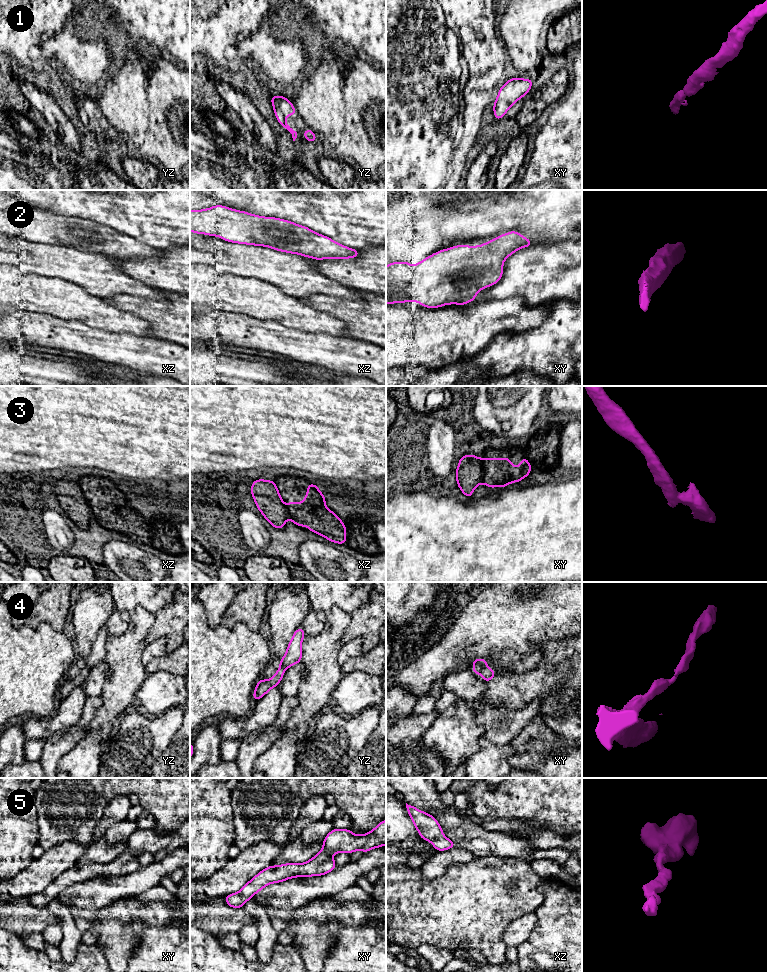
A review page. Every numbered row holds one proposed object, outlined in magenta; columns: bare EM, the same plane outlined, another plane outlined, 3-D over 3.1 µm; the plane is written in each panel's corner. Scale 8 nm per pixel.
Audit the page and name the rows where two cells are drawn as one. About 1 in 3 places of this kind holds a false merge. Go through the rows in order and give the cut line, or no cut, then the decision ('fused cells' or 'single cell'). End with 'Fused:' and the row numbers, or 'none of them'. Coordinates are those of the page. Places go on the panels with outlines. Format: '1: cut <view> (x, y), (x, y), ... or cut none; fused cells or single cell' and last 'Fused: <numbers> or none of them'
1: cut none; single cell
2: cut none; single cell
3: cut xy (481, 459), (482, 481); fused cells
4: cut none; single cell
5: cut none; single cell
Fused: 3

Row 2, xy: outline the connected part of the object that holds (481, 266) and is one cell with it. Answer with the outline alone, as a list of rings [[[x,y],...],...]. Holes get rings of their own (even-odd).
[[[511,231],[483,245],[441,250],[414,266],[390,263],[386,266],[386,304],[416,301],[437,308],[469,303],[480,290],[501,279],[503,262],[512,253],[532,245],[528,238]]]

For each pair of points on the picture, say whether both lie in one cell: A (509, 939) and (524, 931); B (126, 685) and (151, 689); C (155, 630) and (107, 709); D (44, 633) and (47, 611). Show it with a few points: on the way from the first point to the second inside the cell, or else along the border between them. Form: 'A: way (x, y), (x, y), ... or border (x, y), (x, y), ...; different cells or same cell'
A: way (513, 937), (520, 931); same cell
B: border (148, 674), (137, 690), (135, 698); different cells
C: border (155, 621), (149, 630), (146, 643); different cells
D: border (26, 623), (36, 628), (47, 622), (62, 632); different cells

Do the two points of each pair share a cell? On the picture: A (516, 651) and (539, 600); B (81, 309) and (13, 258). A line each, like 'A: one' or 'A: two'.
A: one
B: two

